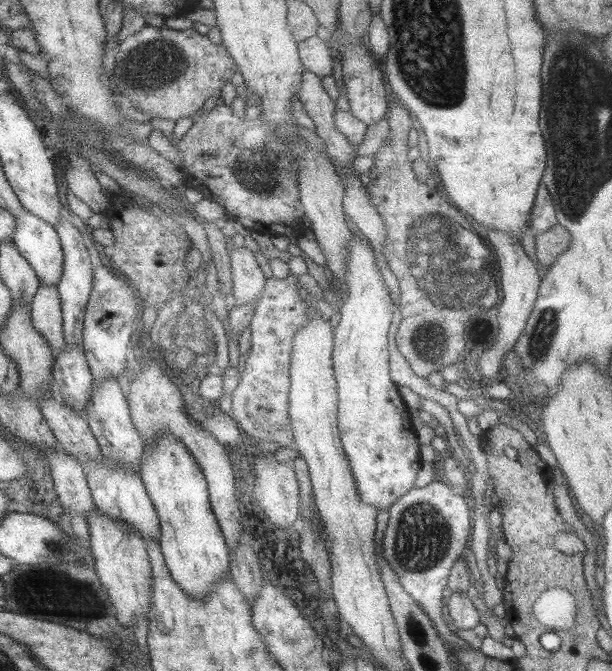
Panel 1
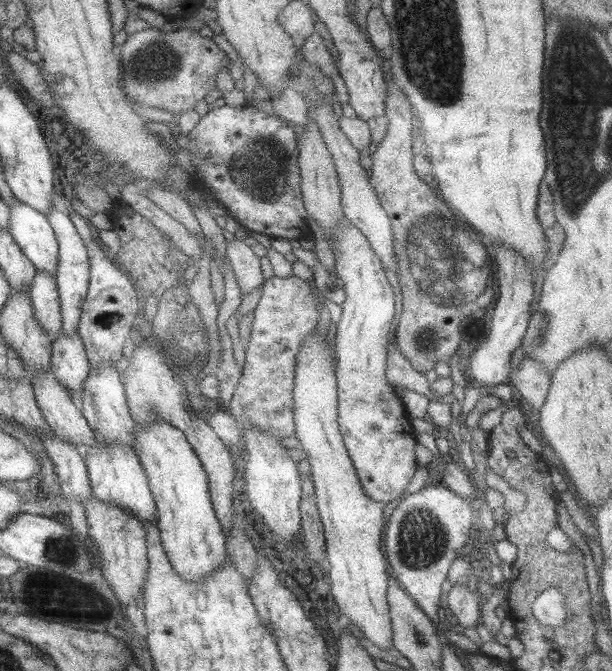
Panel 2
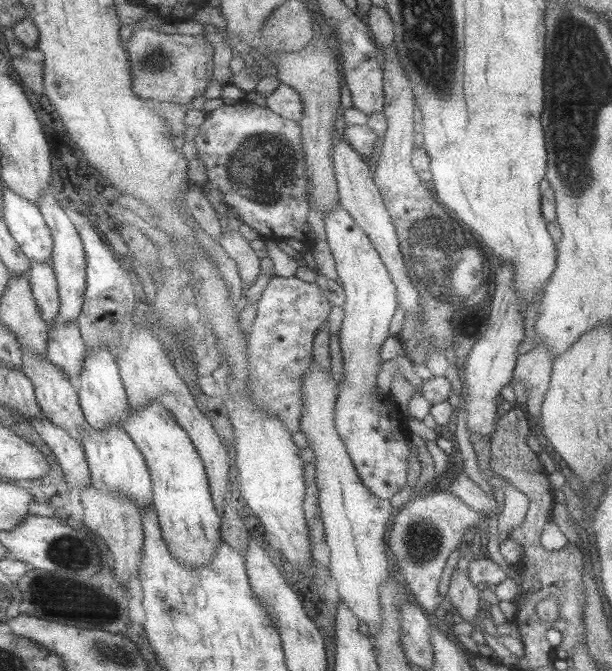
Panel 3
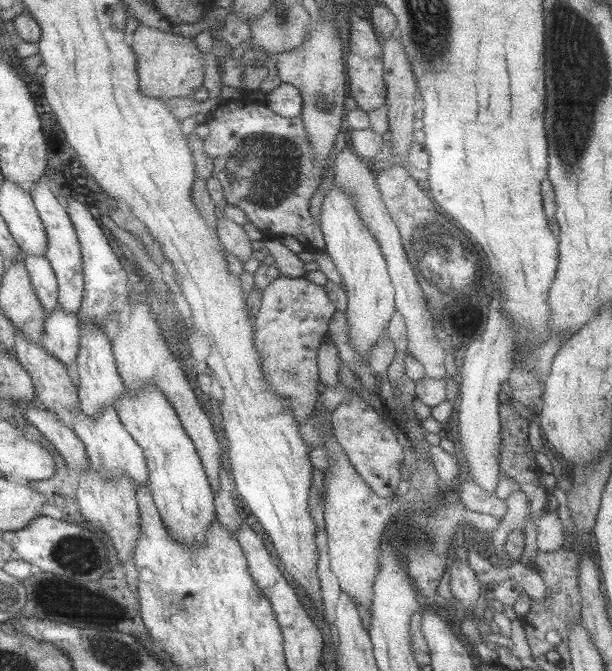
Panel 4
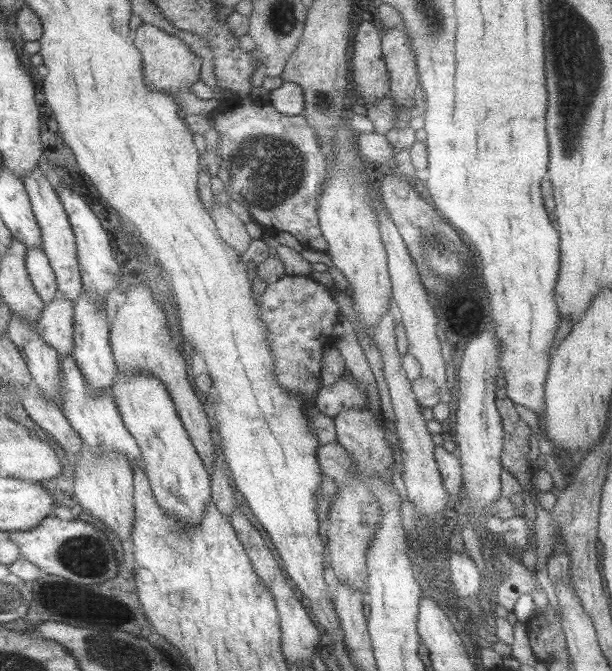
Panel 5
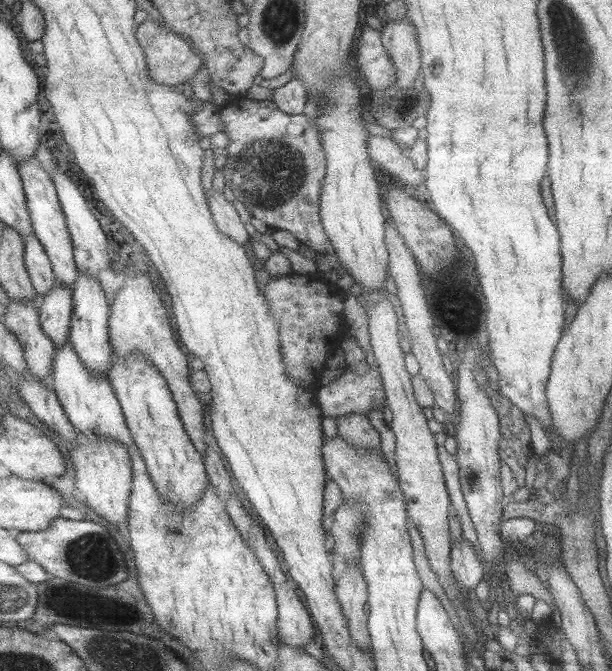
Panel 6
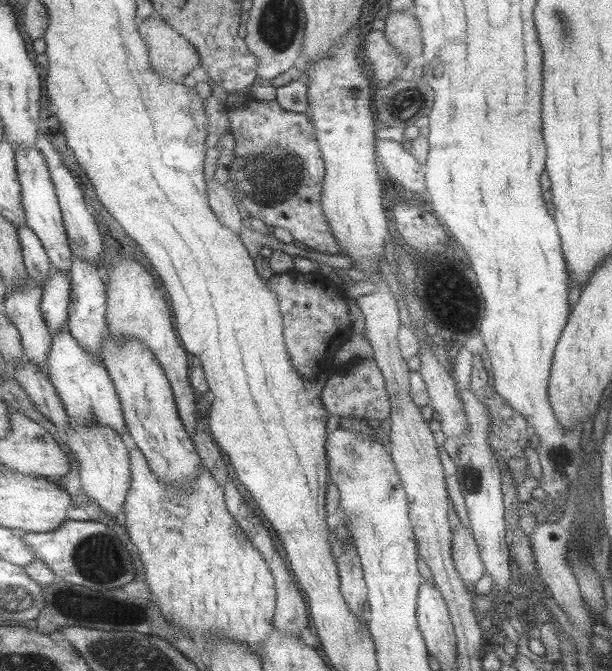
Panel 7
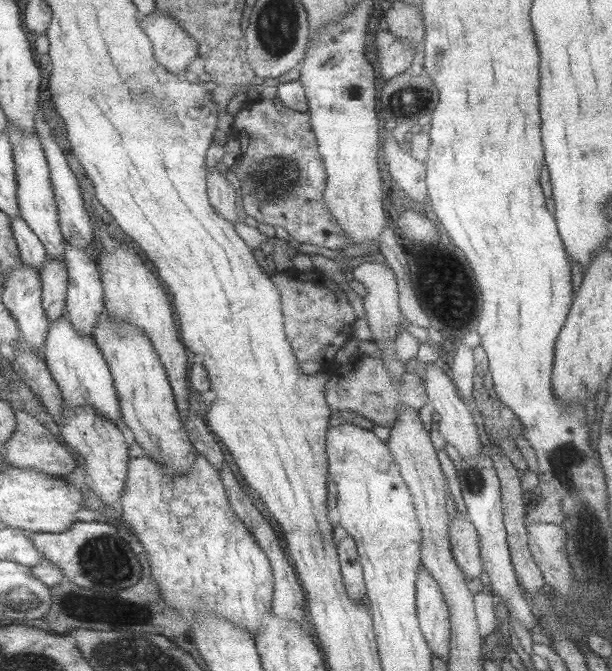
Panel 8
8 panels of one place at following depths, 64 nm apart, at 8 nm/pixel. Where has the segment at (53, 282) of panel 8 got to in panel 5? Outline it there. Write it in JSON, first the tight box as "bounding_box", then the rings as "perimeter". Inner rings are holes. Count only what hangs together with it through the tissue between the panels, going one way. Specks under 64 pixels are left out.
{"bounding_box":[38,295,77,356],"perimeter":[[[64,295],[47,304],[38,330],[51,346],[63,356],[73,356],[76,349],[77,304]]]}

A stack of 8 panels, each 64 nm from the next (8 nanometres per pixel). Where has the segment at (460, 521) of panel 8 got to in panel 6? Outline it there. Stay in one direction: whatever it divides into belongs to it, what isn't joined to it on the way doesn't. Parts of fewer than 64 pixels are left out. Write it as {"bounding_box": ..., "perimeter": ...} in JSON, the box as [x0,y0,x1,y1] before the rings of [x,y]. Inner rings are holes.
{"bounding_box":[452,536,486,592],"perimeter":[[[464,536],[452,545],[452,569],[454,579],[464,584],[464,590],[468,592],[475,590],[476,584],[486,578],[484,564],[476,556],[476,548]]]}

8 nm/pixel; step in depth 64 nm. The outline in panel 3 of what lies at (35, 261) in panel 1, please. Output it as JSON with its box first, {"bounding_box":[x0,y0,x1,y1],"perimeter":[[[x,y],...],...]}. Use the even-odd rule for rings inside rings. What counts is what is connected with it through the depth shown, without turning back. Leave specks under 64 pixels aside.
{"bounding_box":[5,187,56,262],"perimeter":[[[10,187],[5,188],[5,196],[5,219],[24,252],[33,261],[53,262],[56,238],[41,206]]]}

